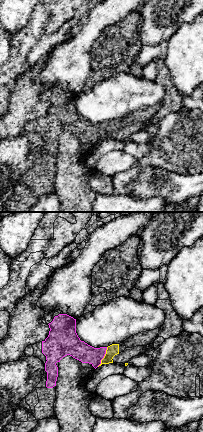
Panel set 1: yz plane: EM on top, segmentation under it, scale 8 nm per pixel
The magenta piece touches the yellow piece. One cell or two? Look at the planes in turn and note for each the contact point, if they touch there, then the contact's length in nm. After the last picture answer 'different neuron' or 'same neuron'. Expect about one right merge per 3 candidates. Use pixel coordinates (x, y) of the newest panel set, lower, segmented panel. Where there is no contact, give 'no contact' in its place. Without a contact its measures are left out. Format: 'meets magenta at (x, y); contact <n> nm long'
meets magenta at (103, 357); contact 180 nm long

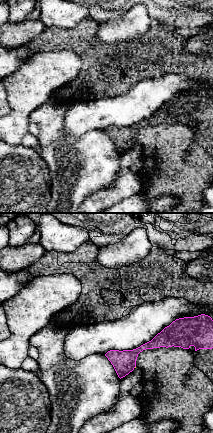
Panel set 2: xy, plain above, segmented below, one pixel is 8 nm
no contact

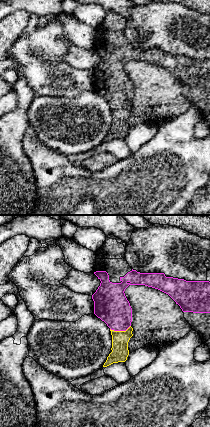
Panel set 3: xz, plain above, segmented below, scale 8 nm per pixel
meets magenta at (120, 330); contact 170 nm long

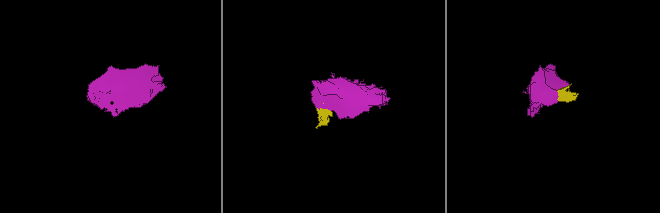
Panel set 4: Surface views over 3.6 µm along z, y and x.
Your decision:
same neuron

